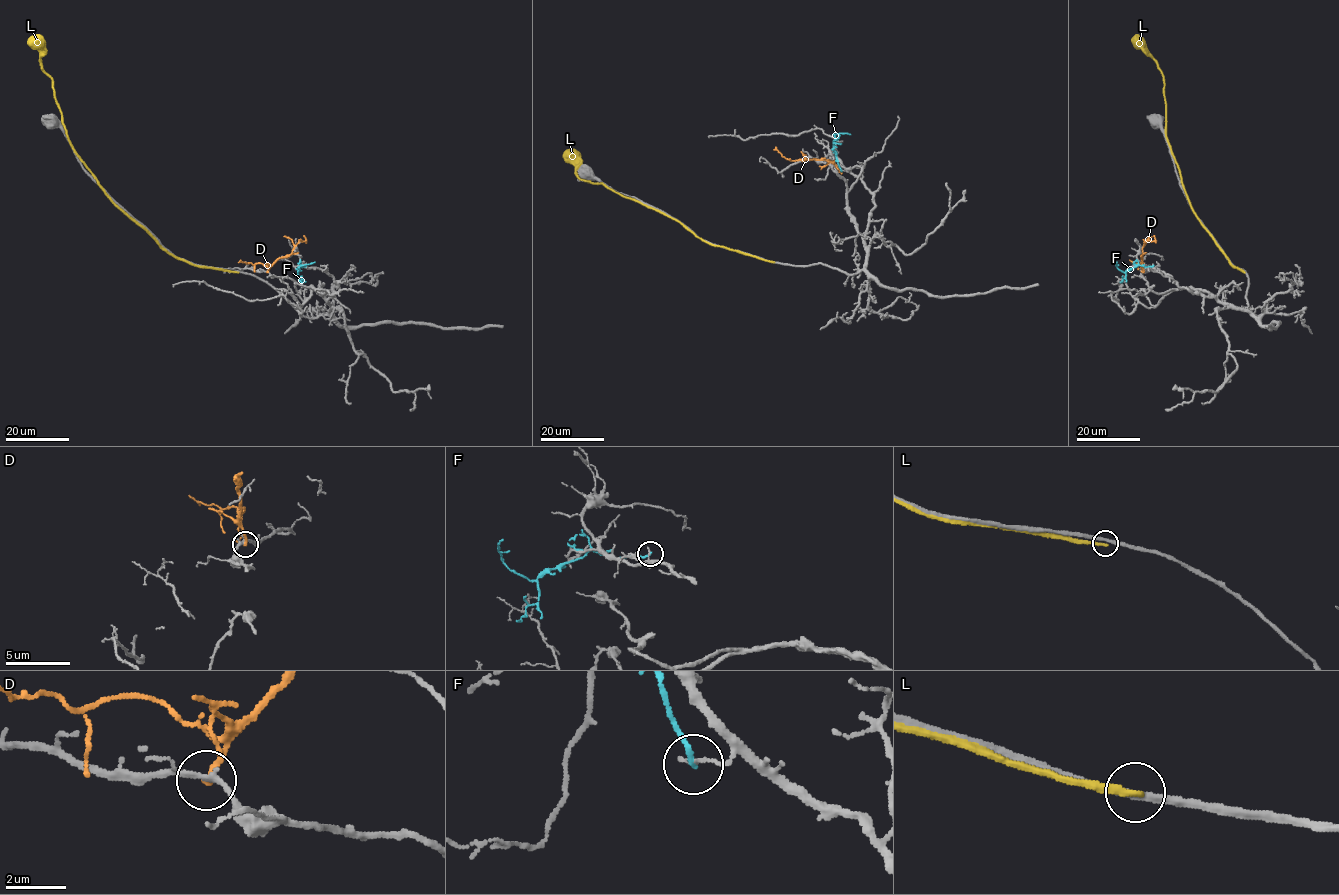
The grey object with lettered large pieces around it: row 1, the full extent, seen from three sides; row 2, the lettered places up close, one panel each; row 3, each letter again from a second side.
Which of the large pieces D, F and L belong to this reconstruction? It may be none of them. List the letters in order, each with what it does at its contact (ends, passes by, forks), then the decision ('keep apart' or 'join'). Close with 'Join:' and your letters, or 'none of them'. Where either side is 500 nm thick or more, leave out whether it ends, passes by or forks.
D: it ends | keep apart
F: it ends | keep apart
L: it ends | keep apart
Join: none of them

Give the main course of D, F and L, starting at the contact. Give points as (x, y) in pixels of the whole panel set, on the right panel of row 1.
D: (1143, 272), (1143, 246), (1146, 241), (1155, 240), (1154, 236)
F: (1153, 265), (1138, 264), (1122, 272), (1116, 267), (1117, 262)
L: (1244, 272), (1230, 263), (1194, 214), (1166, 138), (1162, 72), (1148, 51), (1132, 38)

